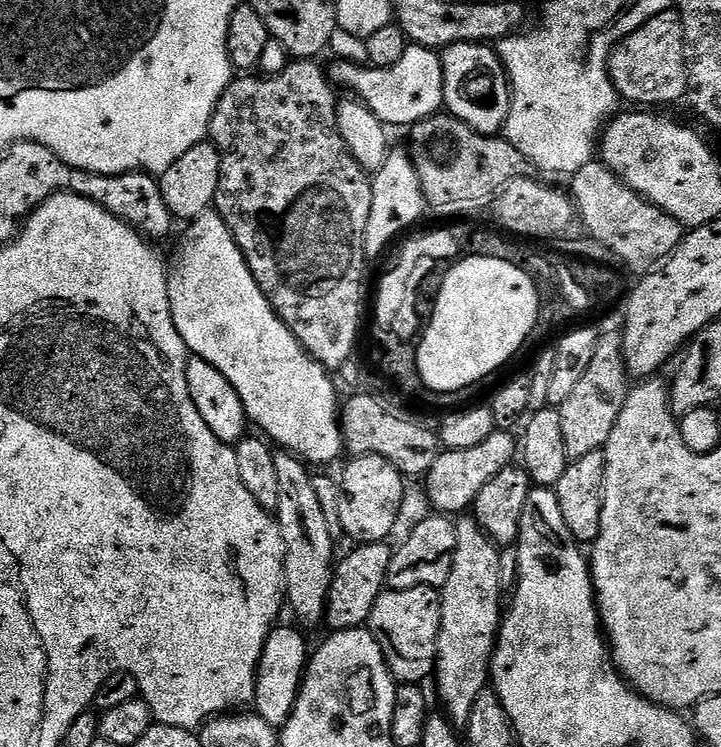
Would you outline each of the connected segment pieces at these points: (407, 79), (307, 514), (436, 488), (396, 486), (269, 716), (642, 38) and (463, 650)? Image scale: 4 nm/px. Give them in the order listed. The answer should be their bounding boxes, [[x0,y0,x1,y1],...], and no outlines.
[[330,46,444,126],[274,450,334,624],[426,430,518,514],[338,456,405,545],[255,627,310,729],[608,10,688,106],[434,514,502,730]]

